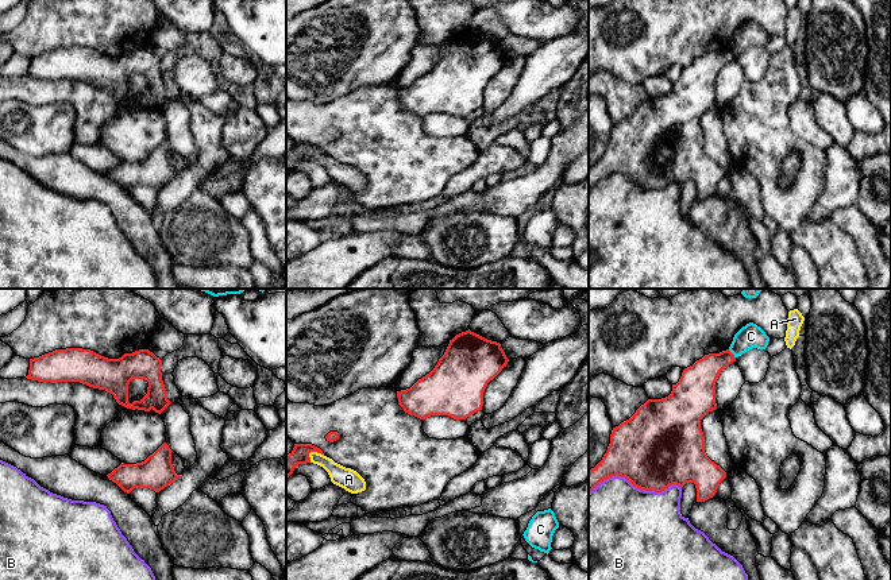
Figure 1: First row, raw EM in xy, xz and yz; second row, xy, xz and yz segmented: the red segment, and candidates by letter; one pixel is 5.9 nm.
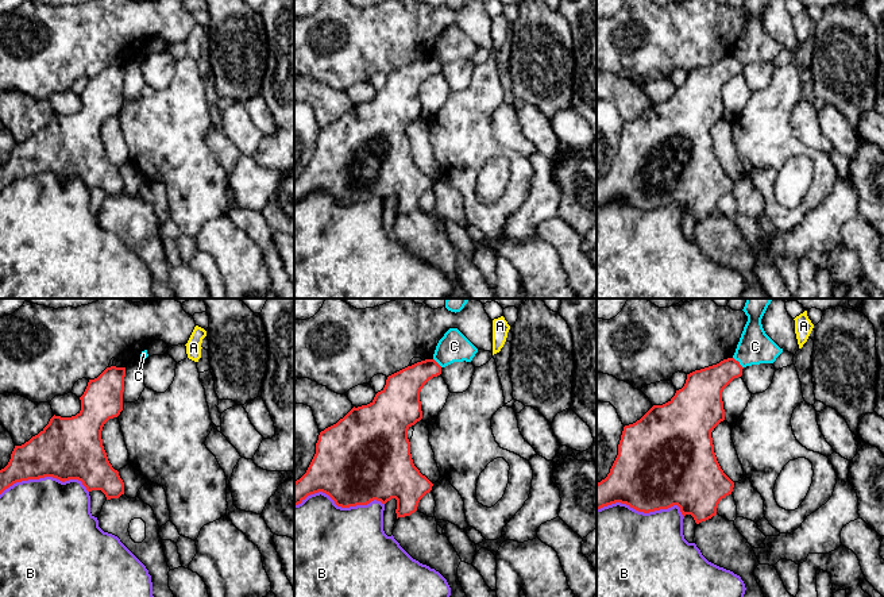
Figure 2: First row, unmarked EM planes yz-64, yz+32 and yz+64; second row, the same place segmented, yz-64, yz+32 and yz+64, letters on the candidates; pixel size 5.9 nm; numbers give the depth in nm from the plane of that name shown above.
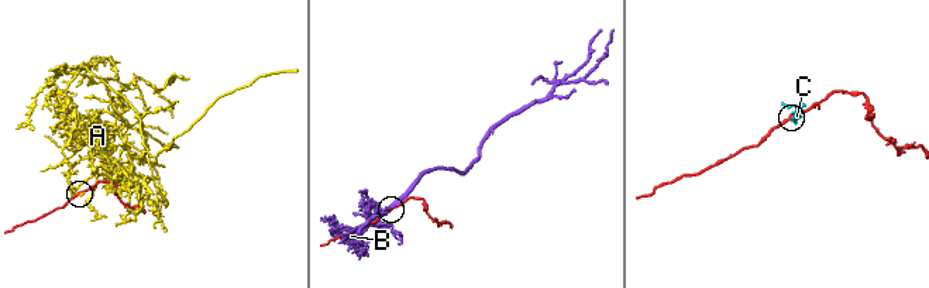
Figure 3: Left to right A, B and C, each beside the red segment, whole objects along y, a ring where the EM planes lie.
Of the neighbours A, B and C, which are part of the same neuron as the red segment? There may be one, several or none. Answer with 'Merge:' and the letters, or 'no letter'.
Merge: no letter

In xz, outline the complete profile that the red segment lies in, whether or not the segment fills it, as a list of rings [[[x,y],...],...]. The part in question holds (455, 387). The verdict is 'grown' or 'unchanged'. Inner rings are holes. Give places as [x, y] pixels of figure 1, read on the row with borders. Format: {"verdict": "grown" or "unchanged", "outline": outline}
{"verdict": "unchanged", "outline": [[[468,329],[450,340],[429,374],[410,388],[397,391],[398,405],[420,419],[431,415],[466,419],[482,410],[487,383],[508,361],[500,343]]]}

